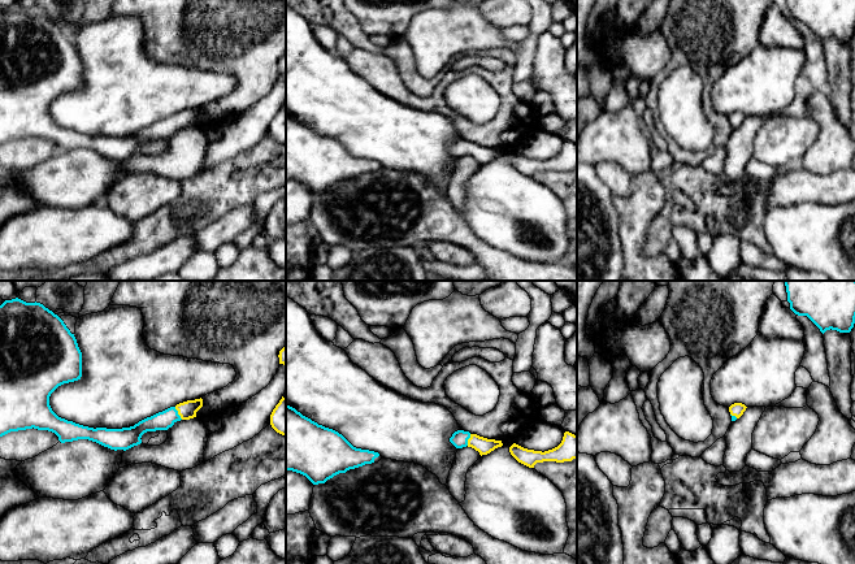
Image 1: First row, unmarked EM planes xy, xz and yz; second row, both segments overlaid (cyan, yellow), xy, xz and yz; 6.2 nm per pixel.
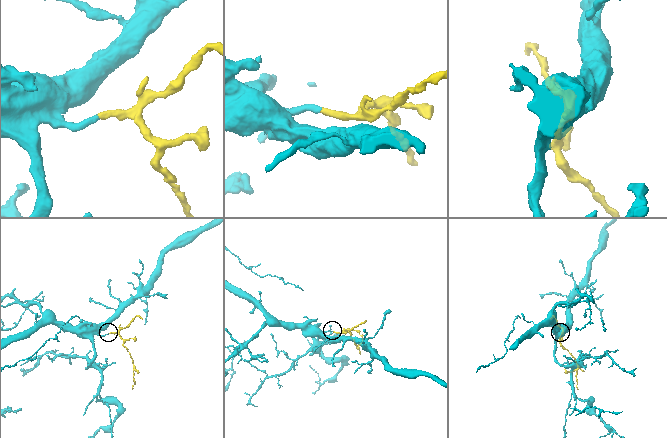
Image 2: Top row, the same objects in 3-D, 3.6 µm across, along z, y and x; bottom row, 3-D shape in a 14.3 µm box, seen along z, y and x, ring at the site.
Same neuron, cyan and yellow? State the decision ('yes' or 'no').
yes

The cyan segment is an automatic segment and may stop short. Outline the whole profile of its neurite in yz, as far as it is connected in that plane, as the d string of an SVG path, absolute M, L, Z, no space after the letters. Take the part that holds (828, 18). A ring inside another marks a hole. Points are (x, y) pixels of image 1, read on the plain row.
M786 0L790 18L807 25L824 43L826 39L850 42L855 32L855 0Z

